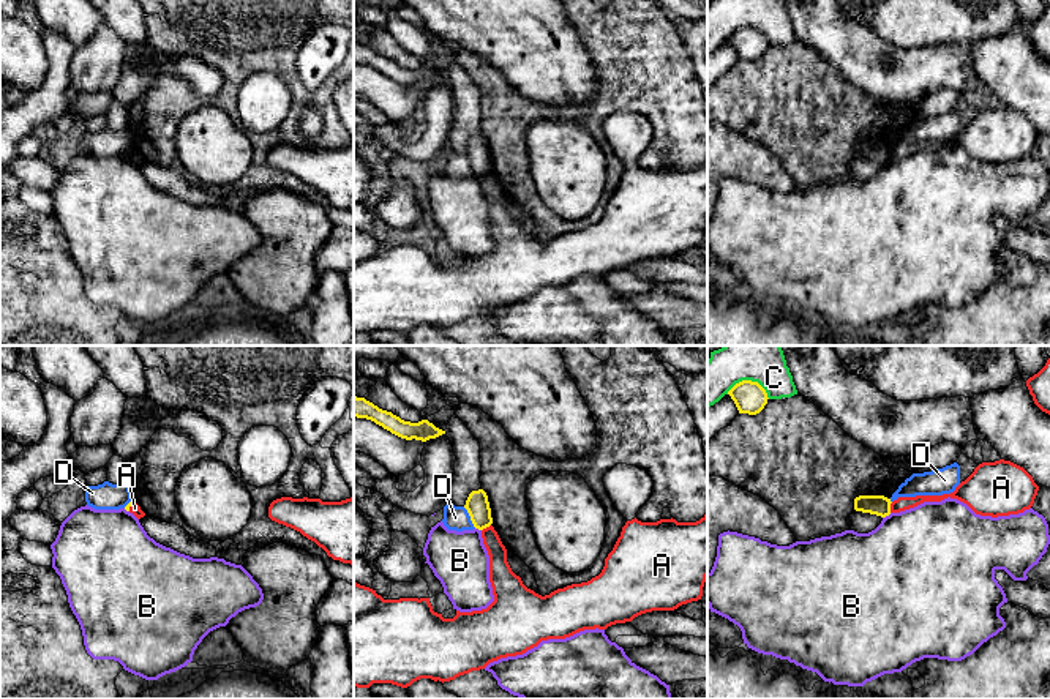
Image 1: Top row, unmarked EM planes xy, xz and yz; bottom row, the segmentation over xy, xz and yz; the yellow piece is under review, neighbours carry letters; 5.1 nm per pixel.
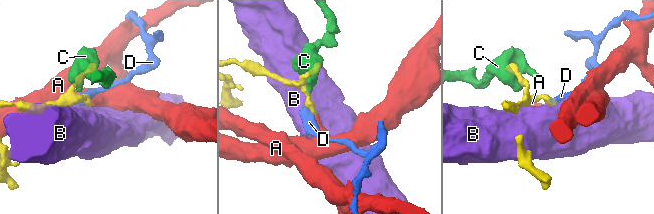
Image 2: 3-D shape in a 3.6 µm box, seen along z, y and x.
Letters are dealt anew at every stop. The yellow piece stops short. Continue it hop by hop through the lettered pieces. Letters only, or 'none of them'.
none of them

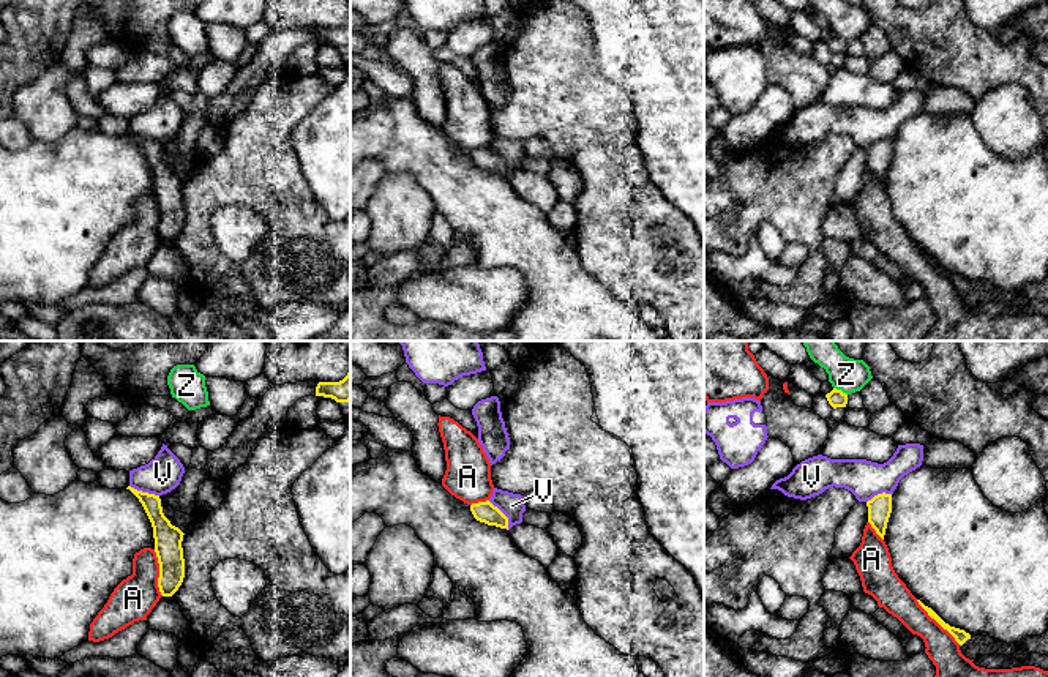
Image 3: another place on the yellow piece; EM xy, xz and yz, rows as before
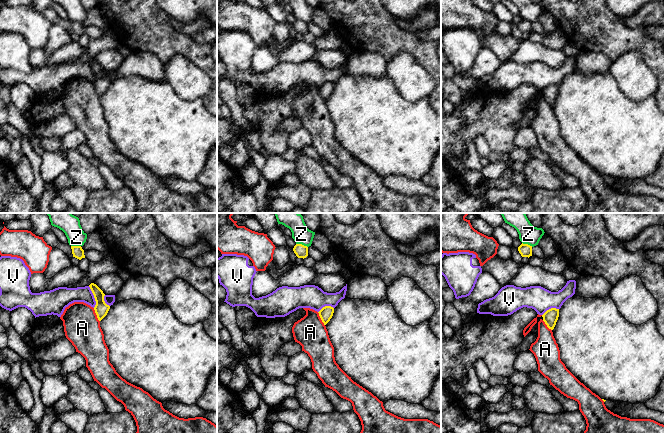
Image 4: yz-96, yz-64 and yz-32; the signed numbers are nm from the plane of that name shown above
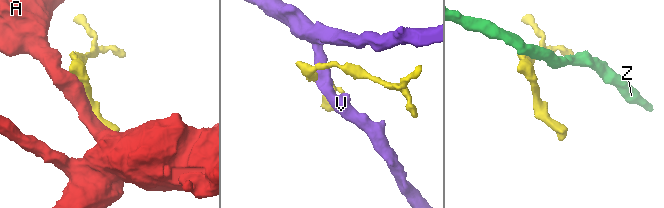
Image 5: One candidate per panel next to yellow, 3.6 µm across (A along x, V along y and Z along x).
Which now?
none of them

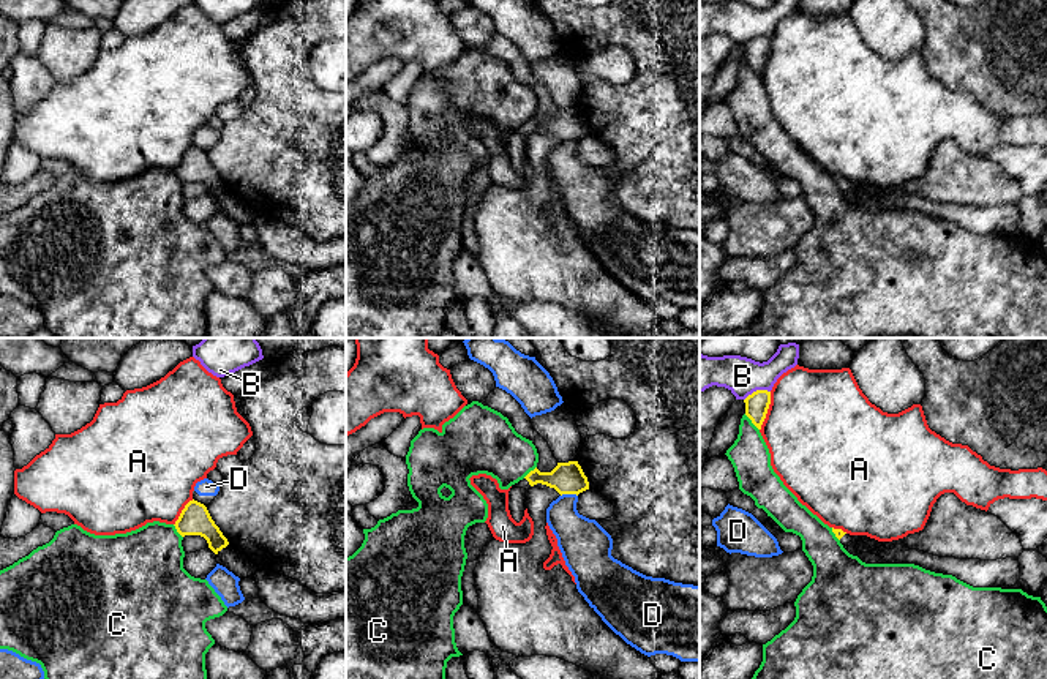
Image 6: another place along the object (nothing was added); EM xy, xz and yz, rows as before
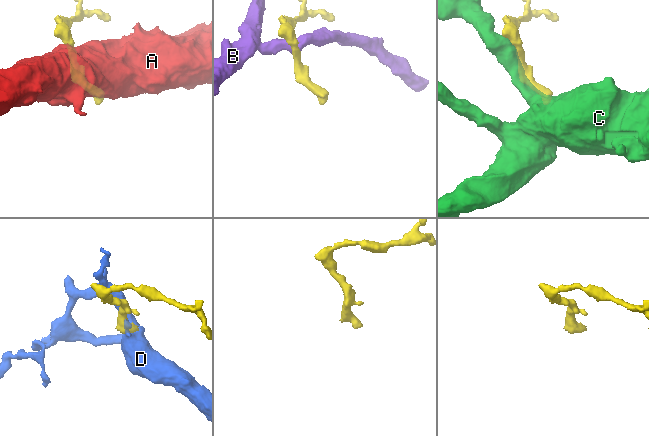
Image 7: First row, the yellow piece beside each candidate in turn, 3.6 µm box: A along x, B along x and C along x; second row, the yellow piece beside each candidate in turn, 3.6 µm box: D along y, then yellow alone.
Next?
none of them

